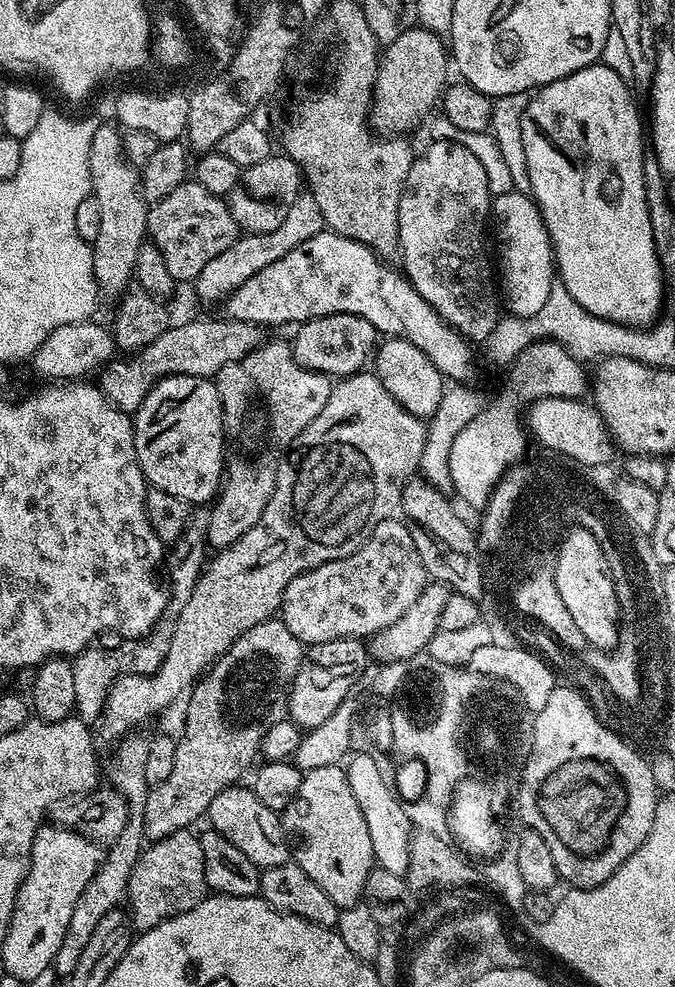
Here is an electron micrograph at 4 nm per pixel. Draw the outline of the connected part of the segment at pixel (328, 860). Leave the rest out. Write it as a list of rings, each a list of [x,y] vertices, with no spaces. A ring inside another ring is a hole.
[[[331,764],[304,773],[302,786],[292,799],[292,805],[283,813],[282,823],[285,832],[294,837],[295,864],[302,866],[302,870],[306,870],[306,874],[310,874],[310,878],[314,878],[314,882],[326,890],[330,902],[334,902],[341,910],[361,903],[364,888],[374,871],[376,855],[370,842],[370,830],[366,830],[366,818],[362,818],[354,790],[350,790],[347,771],[340,764]]]

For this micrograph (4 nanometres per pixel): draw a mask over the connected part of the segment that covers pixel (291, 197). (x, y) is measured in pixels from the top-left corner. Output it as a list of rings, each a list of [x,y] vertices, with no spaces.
[[[273,154],[266,158],[266,162],[258,162],[258,166],[241,171],[240,184],[226,197],[226,203],[237,229],[248,234],[262,234],[278,230],[278,226],[282,226],[282,218],[290,214],[290,206],[294,206],[301,195],[302,173],[299,166],[288,156]]]

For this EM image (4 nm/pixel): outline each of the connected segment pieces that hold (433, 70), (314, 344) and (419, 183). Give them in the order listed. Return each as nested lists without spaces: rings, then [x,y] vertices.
[[[417,26],[406,30],[406,34],[398,34],[398,38],[383,49],[370,109],[370,124],[377,133],[396,138],[414,131],[429,119],[431,108],[435,104],[437,107],[449,79],[448,68],[450,72],[450,56],[445,41],[443,44],[440,40],[443,39],[429,28]]]
[[[335,312],[329,316],[316,316],[305,320],[295,329],[296,337],[290,340],[292,356],[311,372],[320,372],[329,378],[343,378],[353,375],[369,363],[378,344],[378,333],[366,318],[354,314]]]
[[[432,140],[429,145],[421,156],[419,153],[413,159],[398,206],[400,256],[404,260],[402,272],[450,327],[469,341],[482,342],[490,330],[494,330],[502,315],[494,264],[488,261],[488,248],[484,245],[484,223],[490,220],[494,197],[488,190],[482,162],[478,162],[466,146],[455,144],[453,140]]]

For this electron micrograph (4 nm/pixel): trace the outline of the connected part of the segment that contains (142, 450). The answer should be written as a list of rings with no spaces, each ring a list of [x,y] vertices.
[[[167,376],[157,382],[134,414],[134,431],[136,457],[151,487],[166,490],[190,506],[217,499],[226,476],[226,433],[224,407],[209,377]]]

